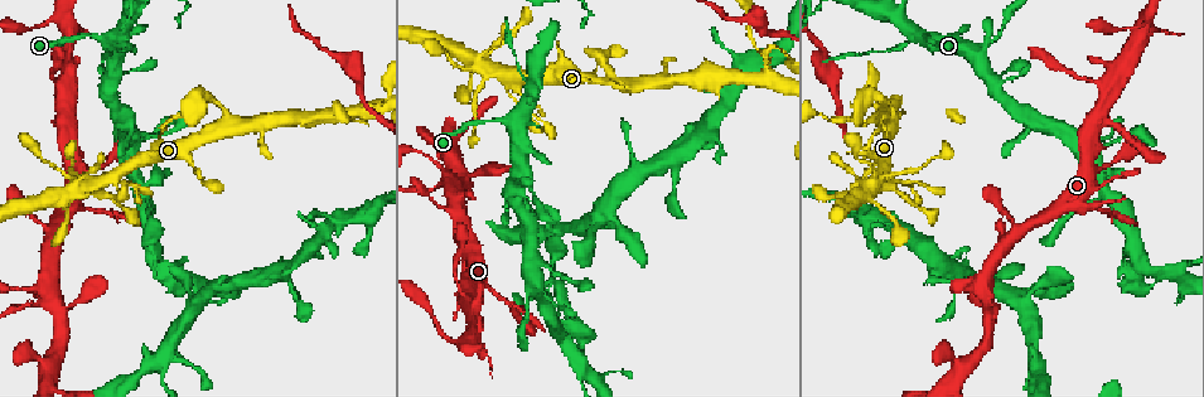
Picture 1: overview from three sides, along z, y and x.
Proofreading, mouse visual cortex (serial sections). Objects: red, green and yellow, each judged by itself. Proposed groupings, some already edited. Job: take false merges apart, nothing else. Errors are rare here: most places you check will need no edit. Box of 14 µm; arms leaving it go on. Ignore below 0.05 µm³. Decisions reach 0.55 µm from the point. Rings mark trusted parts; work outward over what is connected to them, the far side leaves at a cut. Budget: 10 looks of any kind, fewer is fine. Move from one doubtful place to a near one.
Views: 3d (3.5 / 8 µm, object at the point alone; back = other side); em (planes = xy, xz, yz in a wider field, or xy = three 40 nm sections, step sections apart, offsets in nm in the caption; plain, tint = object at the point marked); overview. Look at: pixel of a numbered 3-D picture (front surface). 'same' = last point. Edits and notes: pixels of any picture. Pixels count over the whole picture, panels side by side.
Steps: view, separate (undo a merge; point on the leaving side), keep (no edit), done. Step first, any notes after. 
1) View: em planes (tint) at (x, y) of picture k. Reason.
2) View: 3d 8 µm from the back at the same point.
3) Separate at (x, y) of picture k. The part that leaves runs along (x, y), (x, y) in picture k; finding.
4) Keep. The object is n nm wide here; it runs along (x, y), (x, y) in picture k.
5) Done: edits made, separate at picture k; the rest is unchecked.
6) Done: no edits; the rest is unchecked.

View: 3d 3.5 µm at (104, 183) of picture 1. Four or more arms meet.

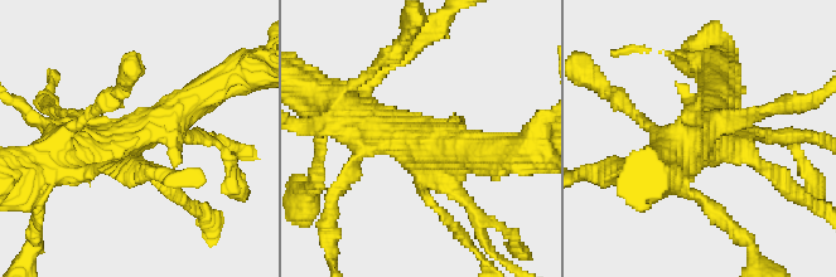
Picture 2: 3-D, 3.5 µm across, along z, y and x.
View: em xy step 2 (tint) at (135, 136) of picture 2. Need the tissue.

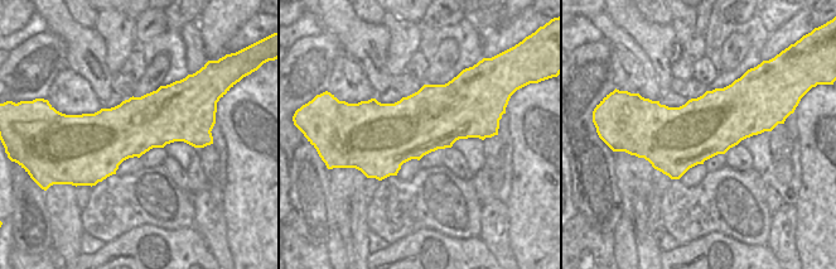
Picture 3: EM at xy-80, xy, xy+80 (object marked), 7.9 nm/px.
View: em planes (tint) at the same point. Cut it another way.

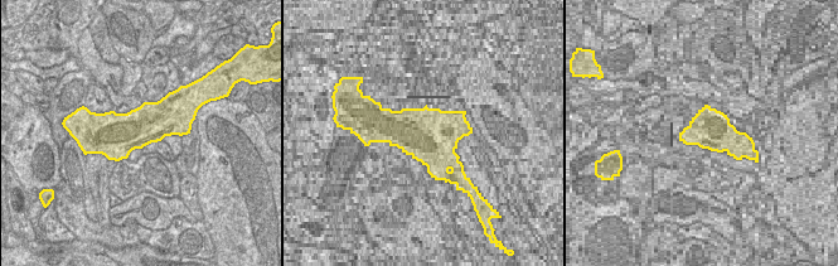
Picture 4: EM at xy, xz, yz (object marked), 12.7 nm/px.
Keep. It runs along (203, 92), (145, 131), (63, 159) in picture 2; all the same cell.

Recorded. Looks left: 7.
View: 3d 3.5 µm from the back at (131, 182) of picture 1. A narrow waist.

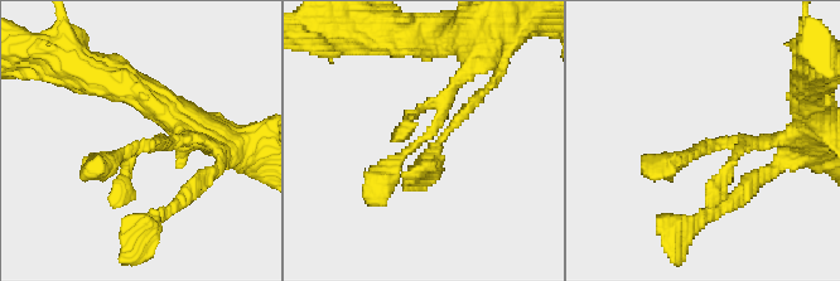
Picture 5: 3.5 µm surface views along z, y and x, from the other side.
View: em xy step 5 (tint) at (706, 145) of picture 5. Now the EM.

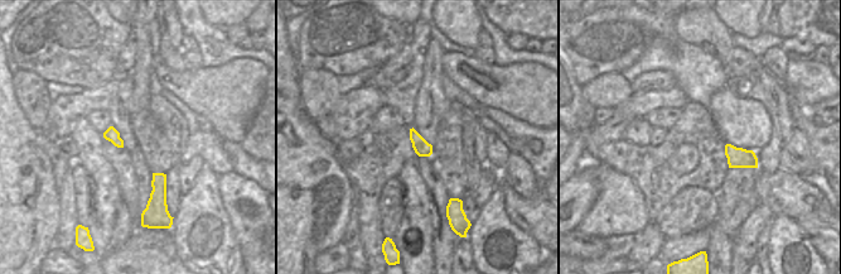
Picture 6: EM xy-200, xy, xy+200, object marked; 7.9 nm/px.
Keep. It runs along (463, 73), (437, 127), (370, 198) in picture 5; all the same cell.

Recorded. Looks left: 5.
View: 3d 3.5 µm at (365, 109) of picture 1. Arms run side by side.

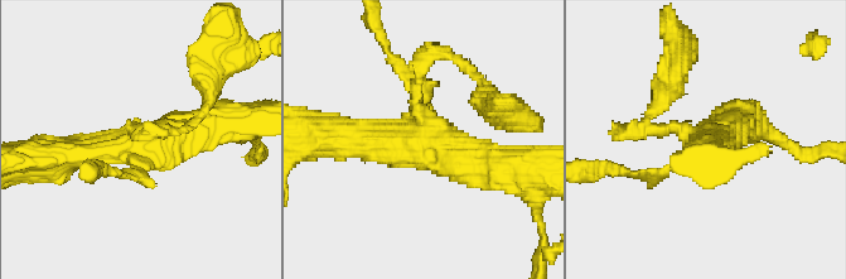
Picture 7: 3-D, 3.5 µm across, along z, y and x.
View: em xy step 5 (tint) at (421, 132) of picture 7. 4 arms meet here; the arms are 150, 150, 400, 450 nm wide.

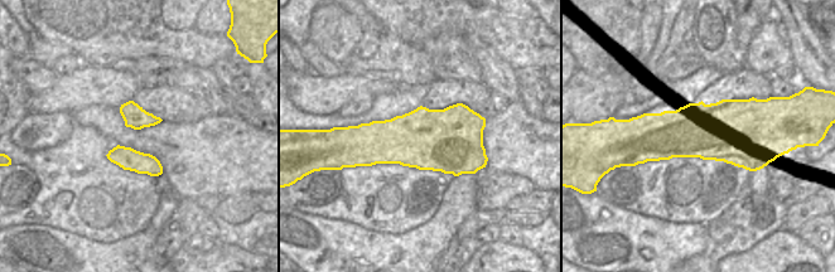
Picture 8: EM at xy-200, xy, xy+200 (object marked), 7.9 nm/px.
Keep. It runs along (56, 155), (160, 144), (211, 124) in picture 7; continuous, no second cell.

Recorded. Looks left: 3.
View: 3d 3.5 µm at (986, 288) of picture 1. Calibre changes.

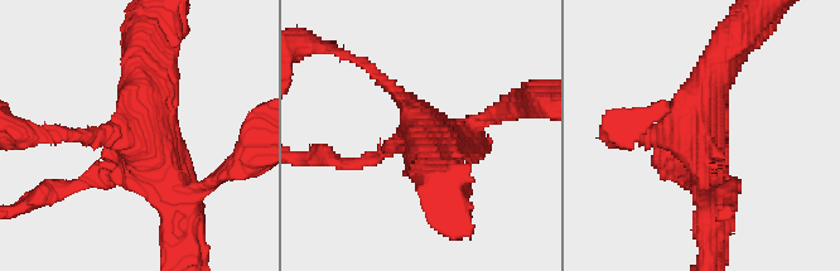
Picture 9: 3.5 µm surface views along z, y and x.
View: em xy step 2 (tint) at (141, 131) of picture 9. 4 arms meet here; the arms are 150, 200, 400, 400 nm wide.

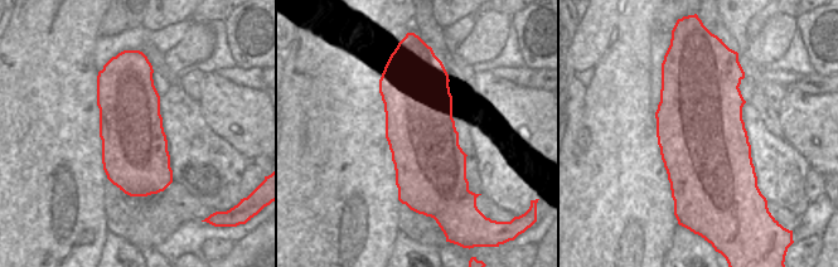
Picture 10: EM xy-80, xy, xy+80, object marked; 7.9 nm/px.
Keep. It runs along (146, 53), (143, 134), (180, 204) in picture 9; one cell here.

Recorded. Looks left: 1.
Done: no edits; the rest is unchecked.

